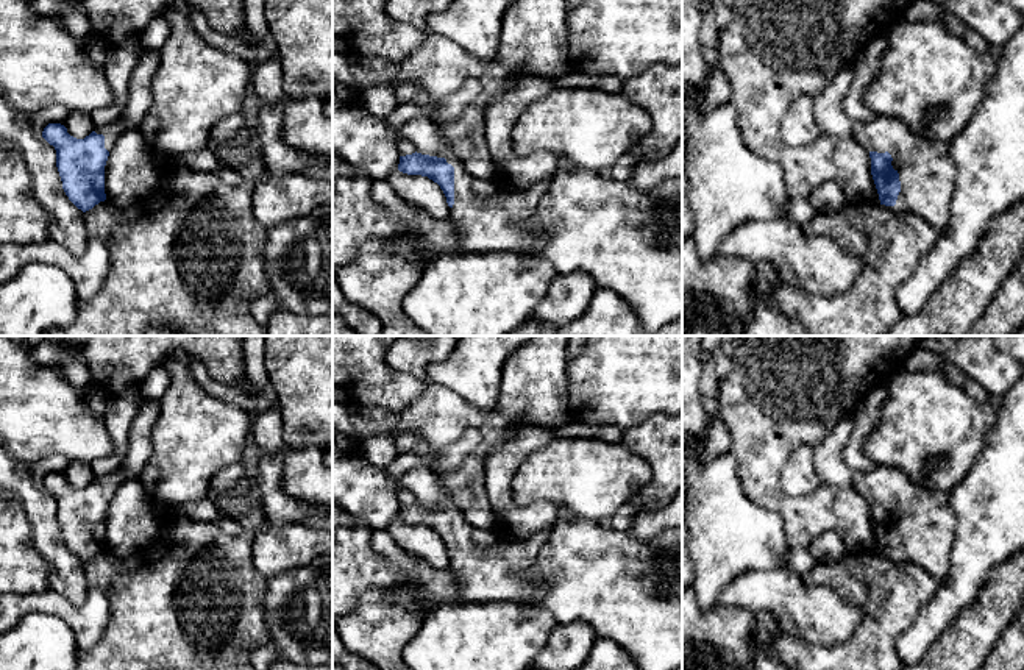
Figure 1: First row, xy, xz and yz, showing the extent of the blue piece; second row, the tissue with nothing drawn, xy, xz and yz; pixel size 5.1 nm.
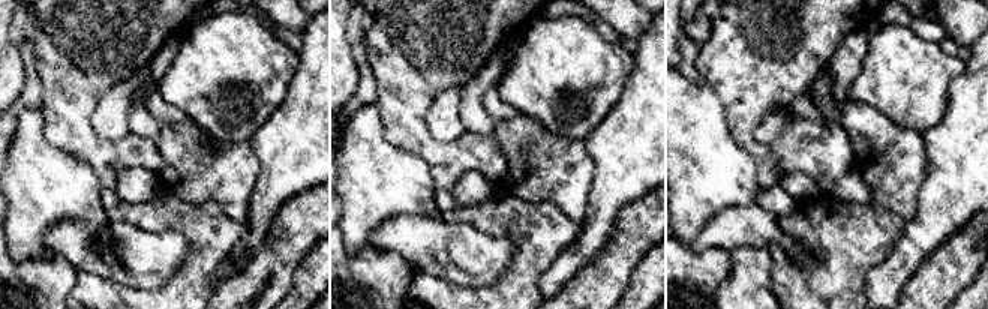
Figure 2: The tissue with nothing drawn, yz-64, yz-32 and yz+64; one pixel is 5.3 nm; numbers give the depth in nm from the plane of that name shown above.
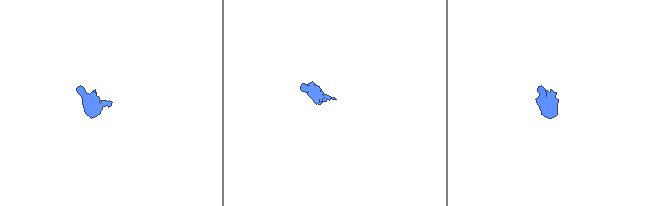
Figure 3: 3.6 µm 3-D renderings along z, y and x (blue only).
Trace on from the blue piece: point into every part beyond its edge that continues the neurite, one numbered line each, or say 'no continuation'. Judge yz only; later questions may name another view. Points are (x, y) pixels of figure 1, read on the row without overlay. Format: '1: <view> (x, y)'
1: yz (928, 523)

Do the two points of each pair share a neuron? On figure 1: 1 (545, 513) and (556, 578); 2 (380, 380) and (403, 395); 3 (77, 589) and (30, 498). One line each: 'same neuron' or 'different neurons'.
1: different neurons
2: same neuron
3: same neuron

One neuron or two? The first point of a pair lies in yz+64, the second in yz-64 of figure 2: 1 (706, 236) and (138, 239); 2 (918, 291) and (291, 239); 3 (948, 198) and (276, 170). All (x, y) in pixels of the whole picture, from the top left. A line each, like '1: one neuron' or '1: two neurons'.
1: one neuron
2: one neuron
3: one neuron

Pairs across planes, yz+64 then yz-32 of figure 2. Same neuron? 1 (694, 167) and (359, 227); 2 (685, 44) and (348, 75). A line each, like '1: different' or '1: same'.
1: same
2: different

